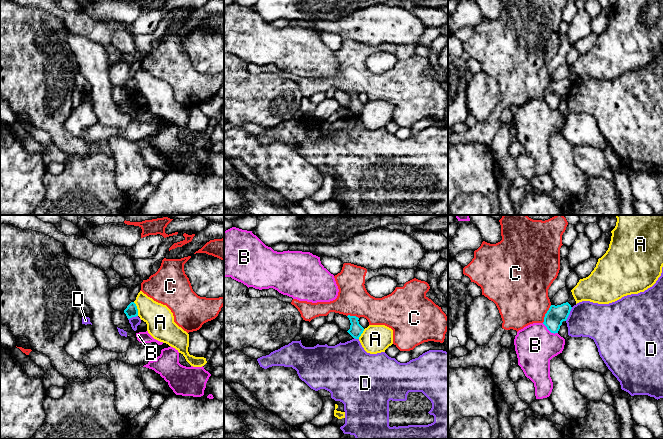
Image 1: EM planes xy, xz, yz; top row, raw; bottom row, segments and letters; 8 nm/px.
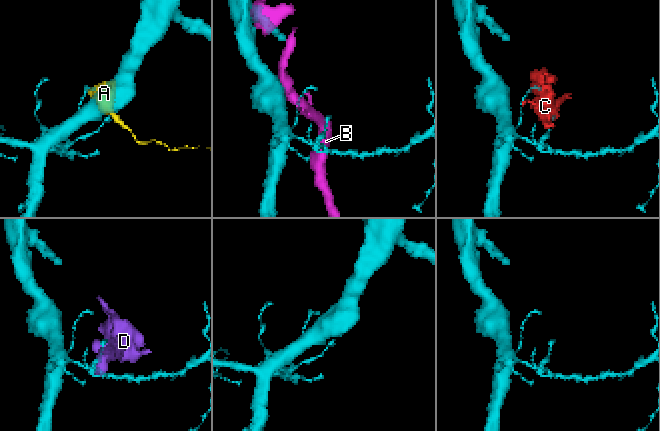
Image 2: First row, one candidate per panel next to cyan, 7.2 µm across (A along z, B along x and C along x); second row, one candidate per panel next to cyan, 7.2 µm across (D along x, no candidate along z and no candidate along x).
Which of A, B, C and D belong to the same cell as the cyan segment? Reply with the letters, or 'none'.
none

